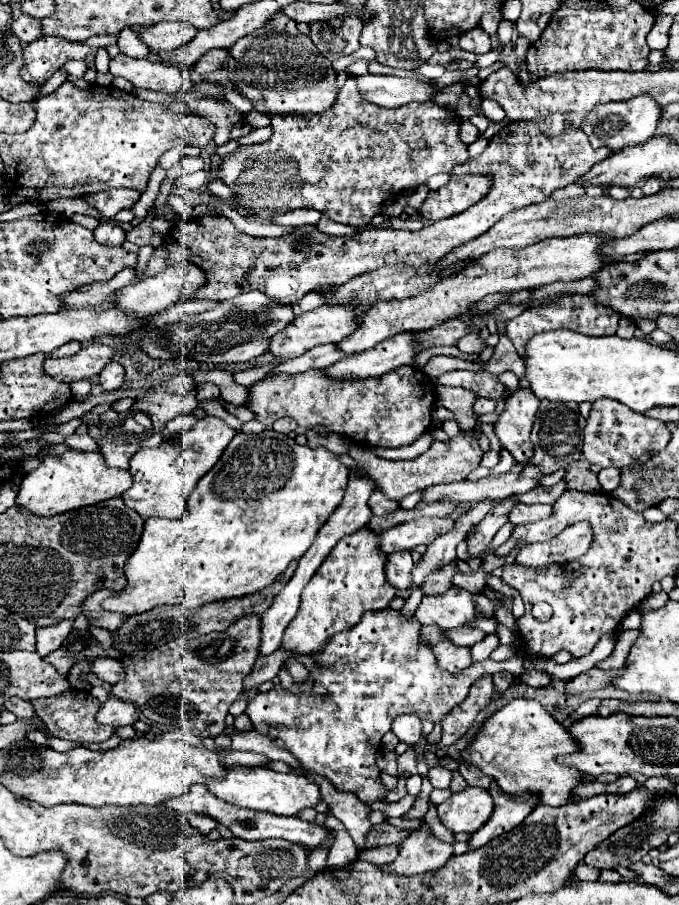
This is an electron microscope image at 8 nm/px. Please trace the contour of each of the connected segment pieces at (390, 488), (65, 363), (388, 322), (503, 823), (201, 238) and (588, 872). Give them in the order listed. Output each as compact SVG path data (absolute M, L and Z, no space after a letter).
M460 430L452 440L448 440L448 442L434 440L432 446L424 454L418 454L412 460L396 460L396 462L376 458L370 448L364 448L360 444L352 444L350 450L348 450L348 454L356 462L360 462L364 466L362 474L370 476L376 482L376 486L388 498L402 500L404 496L408 496L408 494L412 494L416 490L428 488L428 486L436 486L436 484L442 484L442 482L464 480L476 466L480 466L480 460L486 454L486 450L482 450L482 446L478 444L478 440L480 440L480 432L478 430L472 430L472 432Z
M106 344L84 346L78 354L66 358L46 358L44 372L60 382L92 380L114 358L116 350Z
M584 234L584 236L570 236L570 238L552 238L552 240L544 240L540 244L532 244L528 248L518 248L518 250L508 250L508 248L492 250L480 256L478 260L474 260L470 266L466 266L464 272L440 282L438 286L430 288L424 294L404 298L404 300L376 302L366 312L364 324L360 324L360 328L352 336L348 336L348 340L342 340L340 348L344 348L344 352L354 354L354 352L370 350L376 344L384 342L386 338L402 334L402 332L430 330L446 320L456 318L470 304L482 300L488 294L516 292L520 288L540 288L556 280L570 282L570 280L588 278L596 270L602 268L596 248L600 242L606 242L606 240L608 238Z
M498 784L490 786L490 794L494 798L496 812L492 814L492 820L488 820L488 824L484 824L484 828L480 828L478 832L472 834L470 848L480 848L486 842L490 842L492 838L496 838L504 832L510 832L512 828L522 824L522 820L540 802L540 796L530 796L528 800L524 800L520 796L508 796L508 792L498 788Z
M556 112L538 116L536 120L510 122L504 130L500 130L490 140L488 148L478 158L468 162L468 172L492 174L494 184L490 192L472 208L450 216L448 220L432 222L420 232L394 228L360 228L354 236L326 236L316 232L314 225L306 225L299 229L308 229L310 240L298 242L297 233L282 238L252 238L238 232L226 216L204 216L200 220L174 224L164 238L164 246L170 252L170 264L174 262L174 250L178 242L190 252L190 260L196 266L204 268L208 284L200 288L196 298L224 300L234 298L240 292L260 288L278 304L294 304L306 292L316 290L322 284L340 286L382 266L420 266L428 260L438 262L450 250L474 240L476 236L482 236L504 214L538 204L546 200L554 190L576 182L584 172L588 172L594 164L602 162L610 154L612 150L606 146L592 148L588 136L580 128L566 128L566 118Z
M580 864L574 870L574 876L576 876L576 880L598 880L600 878L600 870L598 868L592 868L588 864Z

